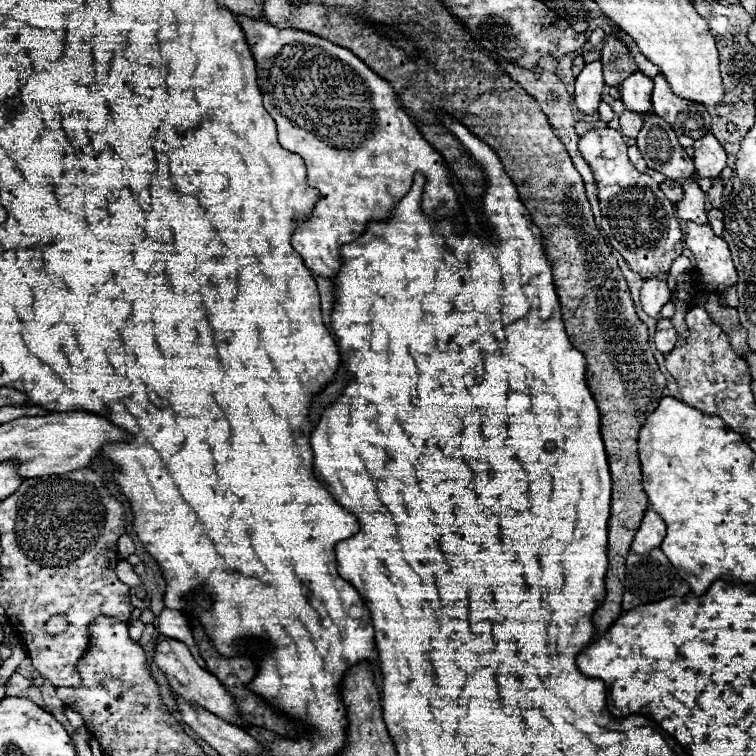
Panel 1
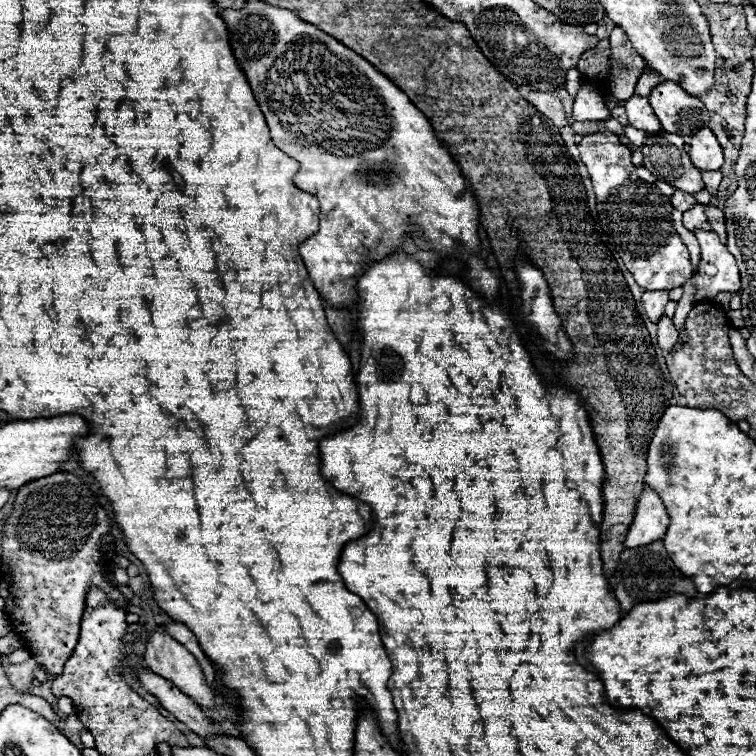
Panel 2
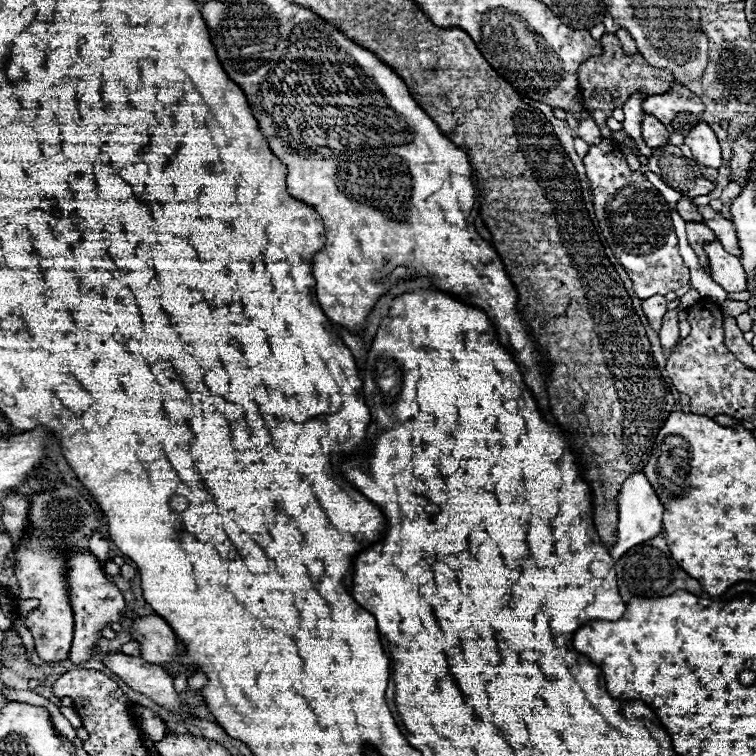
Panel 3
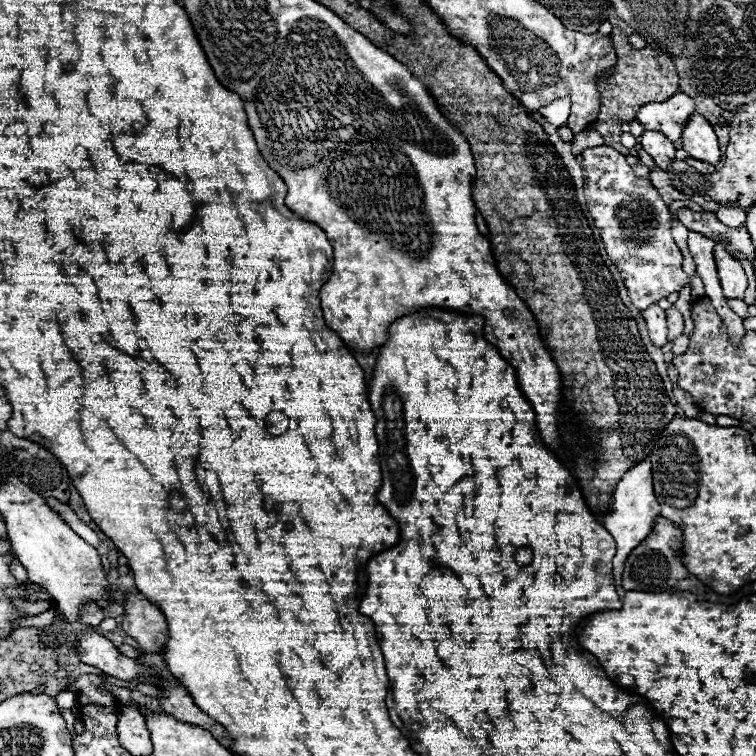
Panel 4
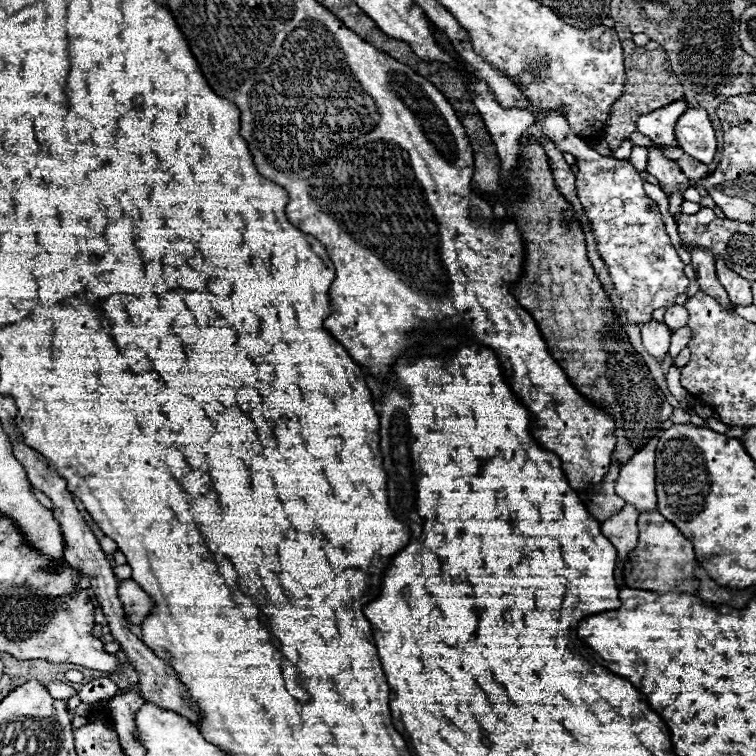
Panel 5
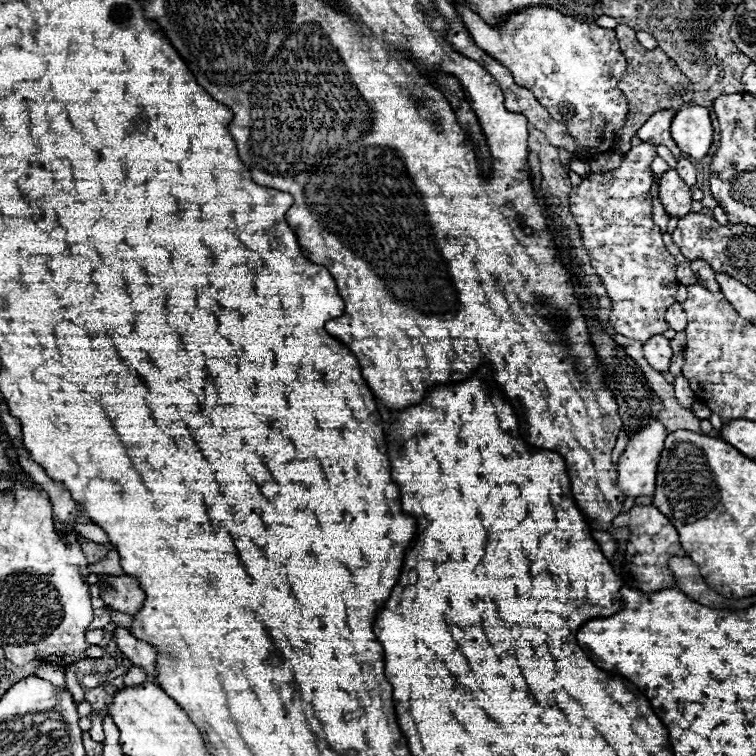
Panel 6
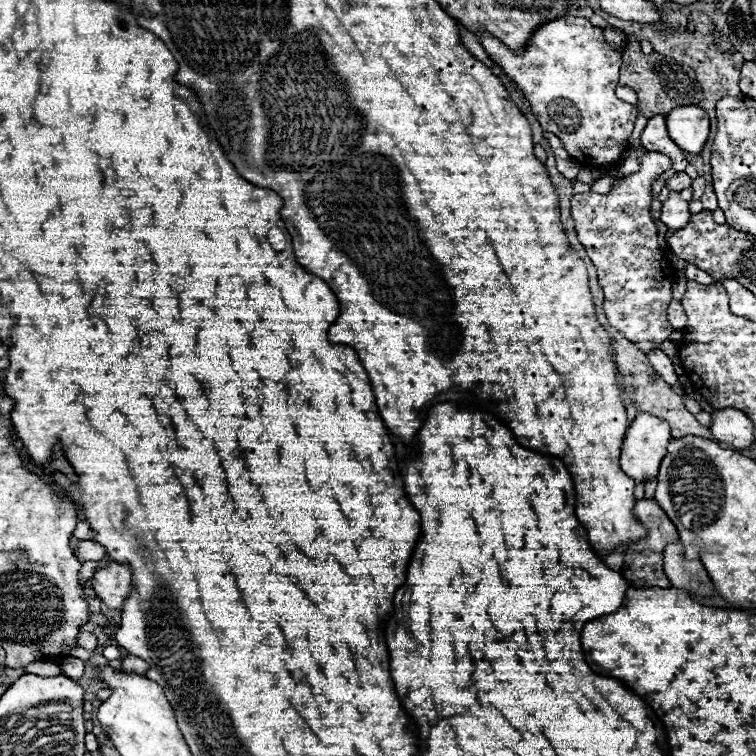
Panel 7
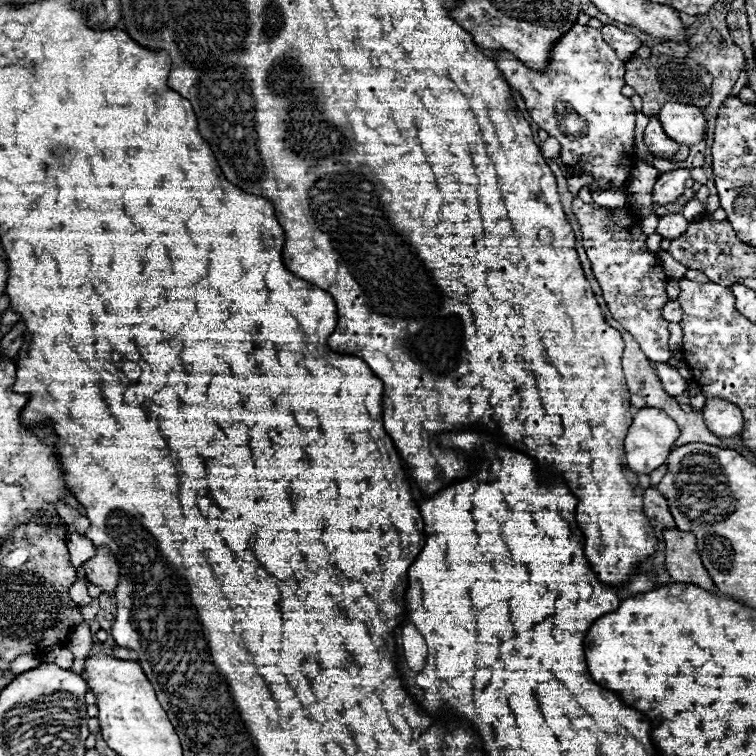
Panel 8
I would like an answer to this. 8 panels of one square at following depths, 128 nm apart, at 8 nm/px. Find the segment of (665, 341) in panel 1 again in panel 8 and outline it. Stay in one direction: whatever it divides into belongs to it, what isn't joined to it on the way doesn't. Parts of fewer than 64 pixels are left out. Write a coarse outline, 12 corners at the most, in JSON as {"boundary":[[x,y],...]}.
{"boundary":[[668,300],[662,306],[662,316],[668,322],[682,320],[682,308],[678,302]]}

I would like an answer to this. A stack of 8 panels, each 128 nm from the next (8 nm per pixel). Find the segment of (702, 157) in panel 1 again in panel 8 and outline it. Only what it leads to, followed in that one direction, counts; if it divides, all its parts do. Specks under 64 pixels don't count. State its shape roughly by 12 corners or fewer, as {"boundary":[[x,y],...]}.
{"boundary":[[664,104],[658,120],[678,144],[702,140],[706,120],[700,108]]}

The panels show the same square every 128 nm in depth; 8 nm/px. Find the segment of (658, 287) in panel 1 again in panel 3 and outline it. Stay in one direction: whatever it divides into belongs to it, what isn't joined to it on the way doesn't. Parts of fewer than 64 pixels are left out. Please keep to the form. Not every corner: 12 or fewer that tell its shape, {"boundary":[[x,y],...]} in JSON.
{"boundary":[[652,296],[642,302],[650,326],[660,332],[664,296]]}

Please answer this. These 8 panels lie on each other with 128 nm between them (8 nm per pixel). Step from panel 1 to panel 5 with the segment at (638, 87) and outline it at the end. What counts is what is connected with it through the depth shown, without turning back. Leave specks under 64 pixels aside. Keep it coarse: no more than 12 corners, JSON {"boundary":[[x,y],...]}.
{"boundary":[[652,146],[648,172],[658,178],[658,186],[670,196],[684,192],[688,178],[674,160],[662,156]]}

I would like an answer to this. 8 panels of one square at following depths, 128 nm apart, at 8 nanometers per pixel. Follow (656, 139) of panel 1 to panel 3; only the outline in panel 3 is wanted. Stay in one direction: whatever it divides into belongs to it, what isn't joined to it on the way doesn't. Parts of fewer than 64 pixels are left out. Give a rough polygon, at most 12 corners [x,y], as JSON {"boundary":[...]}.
{"boundary":[[672,144],[654,150],[648,168],[688,198],[716,188]]}

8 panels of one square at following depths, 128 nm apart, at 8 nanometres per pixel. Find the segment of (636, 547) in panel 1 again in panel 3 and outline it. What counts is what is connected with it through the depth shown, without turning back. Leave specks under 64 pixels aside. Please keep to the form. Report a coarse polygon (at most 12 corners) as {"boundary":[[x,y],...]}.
{"boundary":[[644,472],[618,500],[614,562],[662,532],[664,510]]}

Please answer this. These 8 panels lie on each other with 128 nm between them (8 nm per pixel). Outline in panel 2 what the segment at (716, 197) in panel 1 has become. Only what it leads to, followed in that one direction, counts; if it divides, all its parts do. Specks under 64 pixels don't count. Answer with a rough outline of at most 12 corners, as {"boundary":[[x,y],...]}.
{"boundary":[[702,172],[702,180],[710,194],[718,192],[722,172]]}

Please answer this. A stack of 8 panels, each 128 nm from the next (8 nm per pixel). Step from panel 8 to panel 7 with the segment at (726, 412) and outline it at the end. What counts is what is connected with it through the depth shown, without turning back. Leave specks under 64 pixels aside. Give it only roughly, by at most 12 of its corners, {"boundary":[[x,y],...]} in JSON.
{"boundary":[[736,408],[714,410],[710,430],[718,442],[748,448],[752,422]]}

